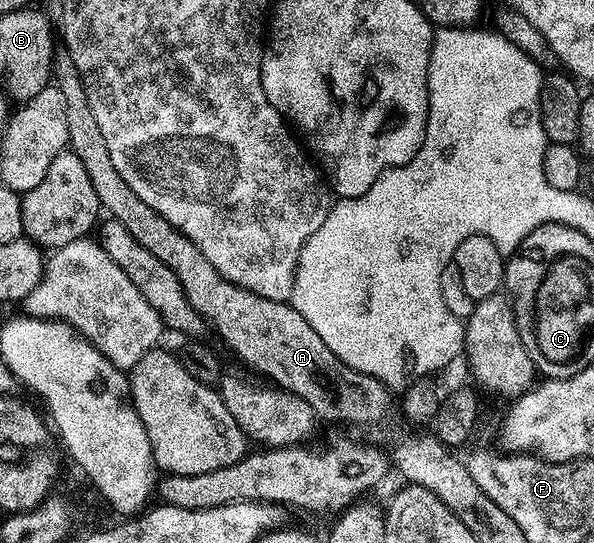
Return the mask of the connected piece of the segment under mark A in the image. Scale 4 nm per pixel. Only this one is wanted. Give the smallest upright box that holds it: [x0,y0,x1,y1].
[54,54,393,428]

